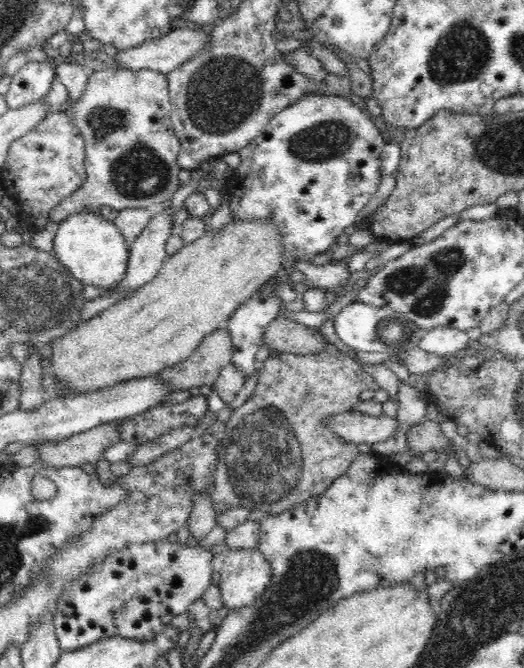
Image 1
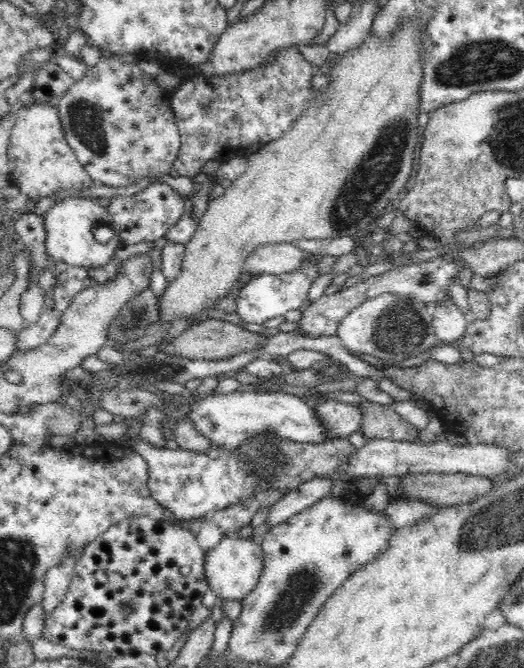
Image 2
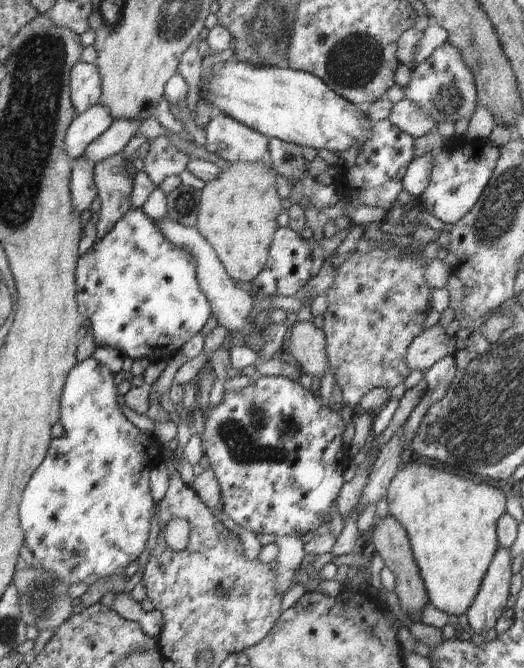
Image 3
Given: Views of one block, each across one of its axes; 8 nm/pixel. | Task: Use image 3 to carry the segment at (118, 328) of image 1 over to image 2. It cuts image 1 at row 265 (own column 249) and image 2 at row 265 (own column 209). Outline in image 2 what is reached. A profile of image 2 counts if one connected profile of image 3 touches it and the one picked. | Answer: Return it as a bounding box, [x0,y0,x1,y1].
[158,19,426,324]

